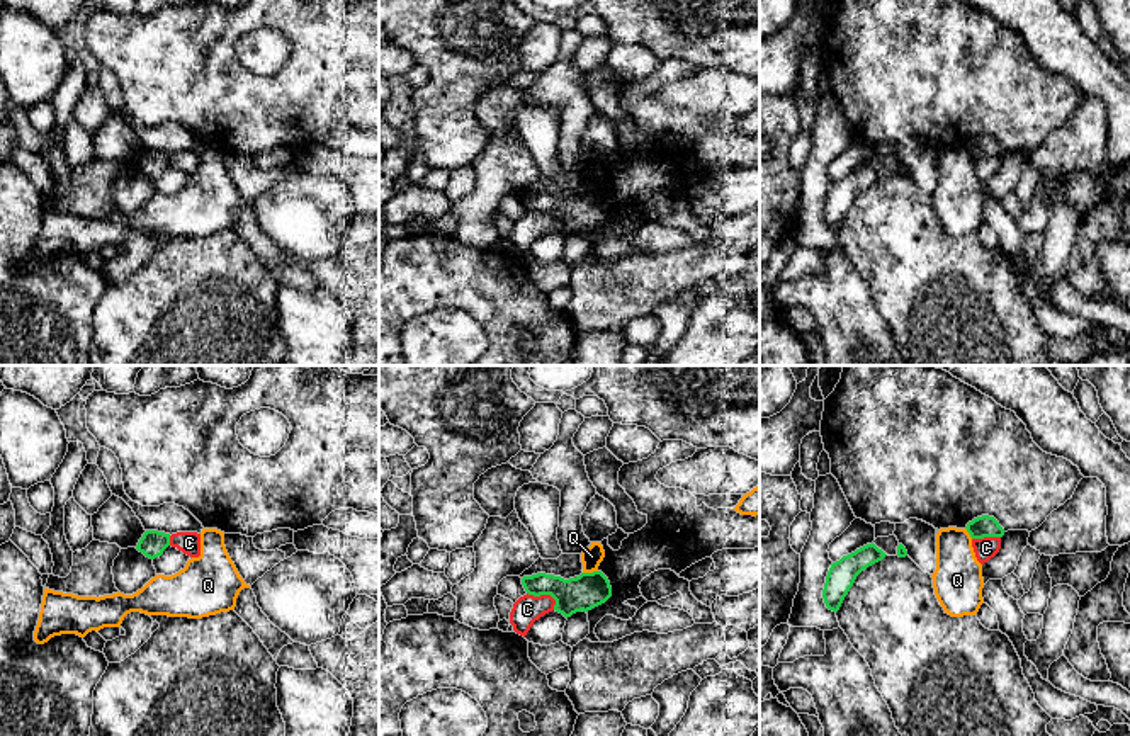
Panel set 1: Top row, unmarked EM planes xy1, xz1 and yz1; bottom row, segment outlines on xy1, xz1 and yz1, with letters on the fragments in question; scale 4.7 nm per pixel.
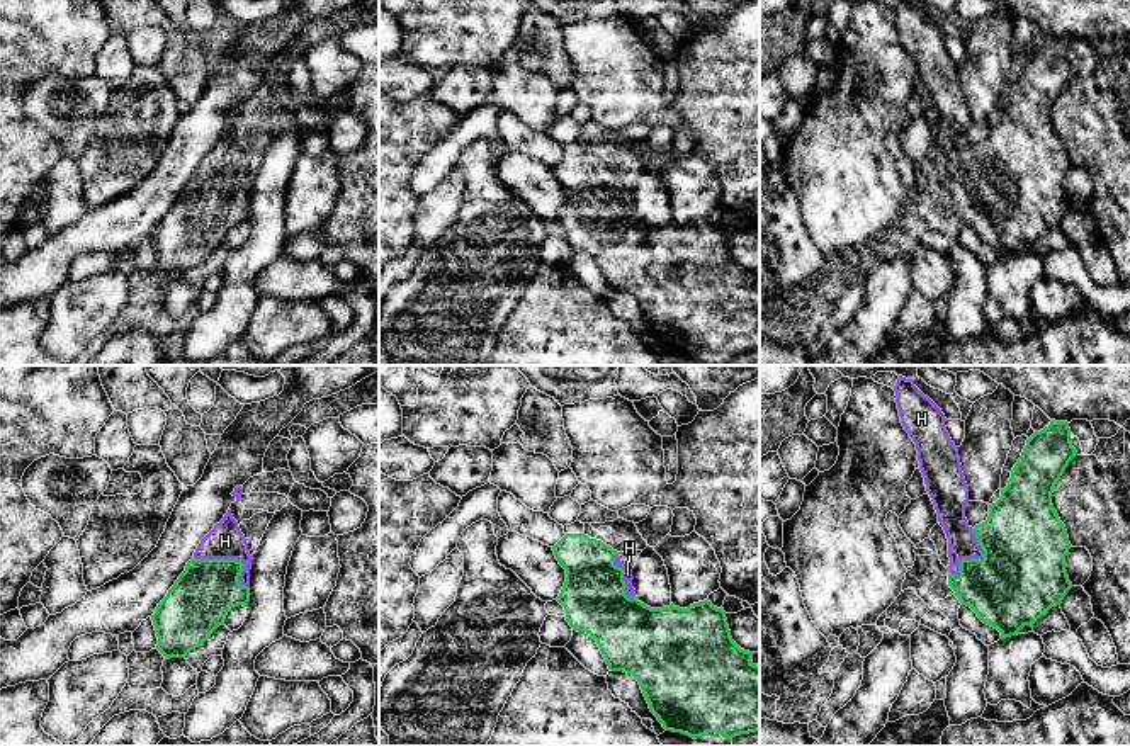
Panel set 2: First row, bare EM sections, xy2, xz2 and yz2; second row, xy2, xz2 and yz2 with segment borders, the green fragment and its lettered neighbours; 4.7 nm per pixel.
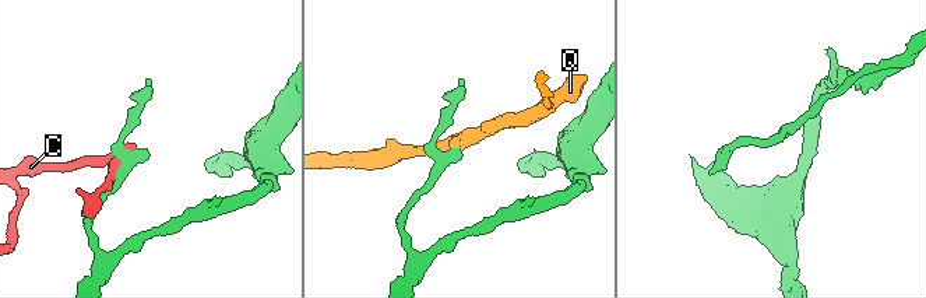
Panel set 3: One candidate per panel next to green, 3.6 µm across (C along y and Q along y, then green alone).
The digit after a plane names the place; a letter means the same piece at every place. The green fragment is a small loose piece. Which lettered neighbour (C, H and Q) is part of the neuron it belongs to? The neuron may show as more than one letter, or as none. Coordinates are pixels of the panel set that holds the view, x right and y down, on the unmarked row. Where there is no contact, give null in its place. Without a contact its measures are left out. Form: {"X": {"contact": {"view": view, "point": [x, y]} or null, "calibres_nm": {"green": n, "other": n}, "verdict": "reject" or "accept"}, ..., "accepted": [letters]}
{"C": {"contact": {"view": "xz1", "point": [546, 213]}, "calibres_nm": {"green": 170, "other": 140}, "verdict": "reject"}, "H": {"contact": {"view": "yz2", "point": [977, 179]}, "calibres_nm": {"green": 400, "other": 140}, "verdict": "accept"}, "Q": {"contact": {"view": "xz1", "point": [590, 192]}, "calibres_nm": {"green": 170, "other": 90}, "verdict": "reject"}, "accepted": ["H"]}

